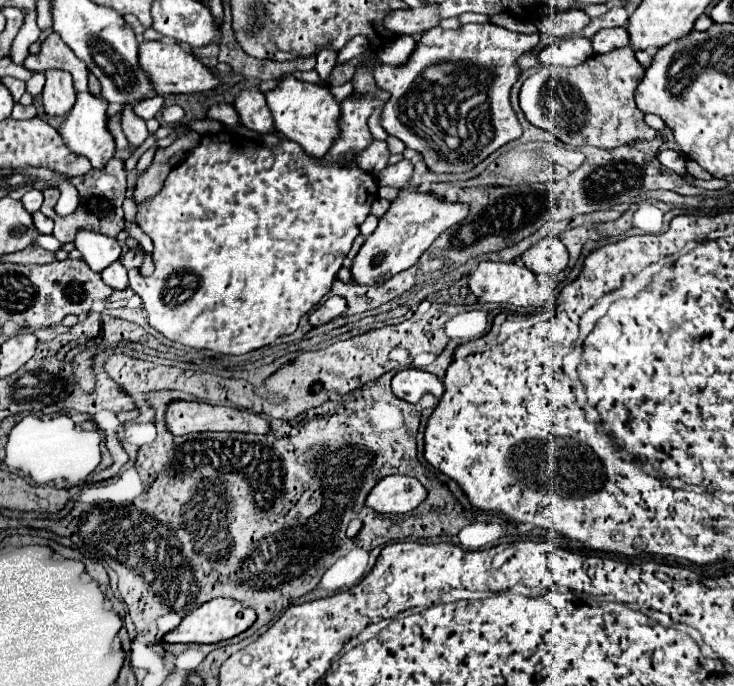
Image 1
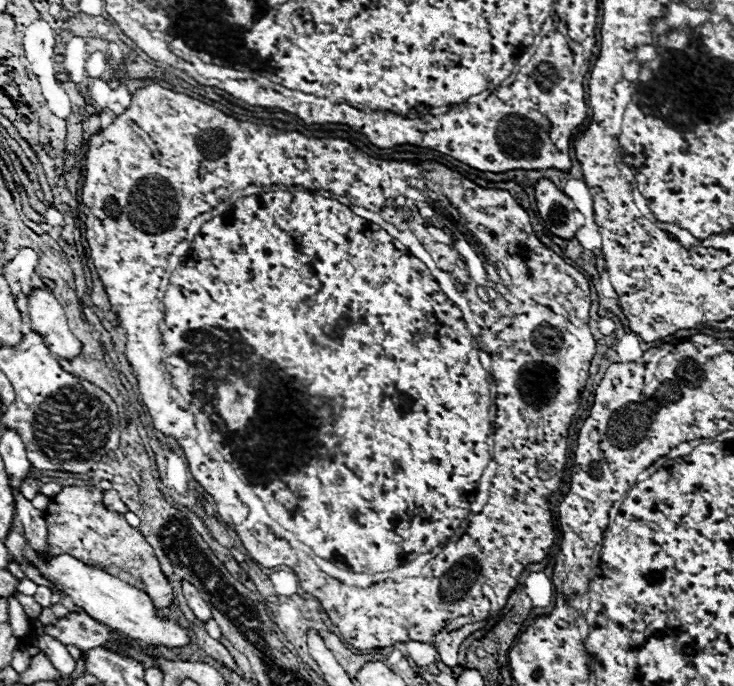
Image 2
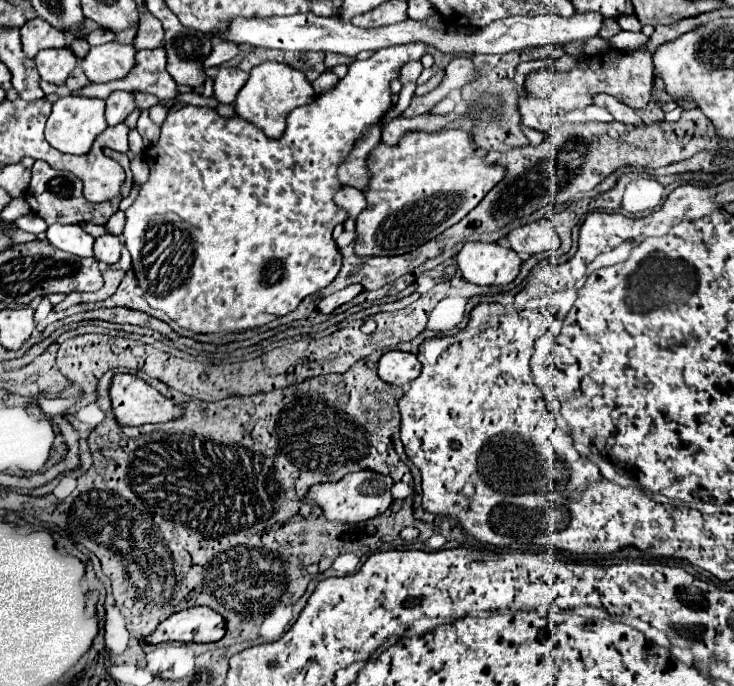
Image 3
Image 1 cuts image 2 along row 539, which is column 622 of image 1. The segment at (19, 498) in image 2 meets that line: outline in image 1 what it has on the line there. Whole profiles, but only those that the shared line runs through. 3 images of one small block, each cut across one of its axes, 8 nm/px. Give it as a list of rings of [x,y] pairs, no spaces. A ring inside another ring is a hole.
[[[618,26],[618,28],[604,28],[600,32],[594,34],[592,38],[592,48],[596,54],[606,54],[606,52],[612,52],[620,46],[628,46],[630,44],[630,36],[628,36],[628,30]]]

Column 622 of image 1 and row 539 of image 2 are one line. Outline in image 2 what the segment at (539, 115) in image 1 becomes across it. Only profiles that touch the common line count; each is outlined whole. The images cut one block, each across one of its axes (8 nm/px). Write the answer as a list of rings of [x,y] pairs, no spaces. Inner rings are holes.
[[[64,486],[62,492],[50,500],[44,518],[48,524],[48,546],[52,554],[70,554],[84,564],[100,568],[140,588],[152,598],[156,610],[164,610],[174,602],[172,586],[162,574],[154,550],[122,514],[104,506],[104,494],[96,486]]]

